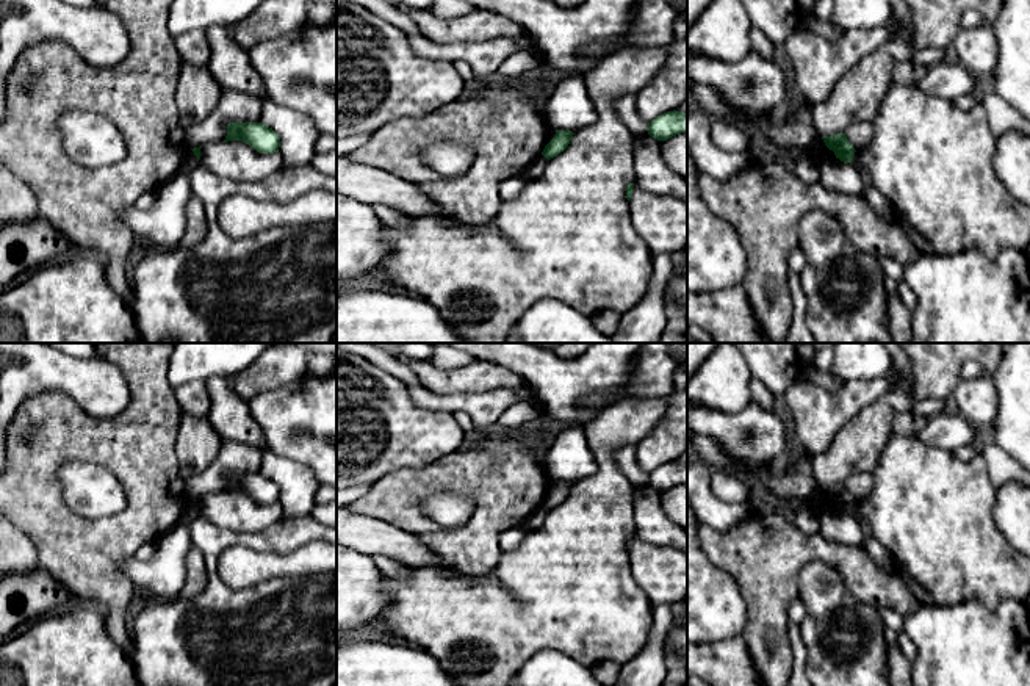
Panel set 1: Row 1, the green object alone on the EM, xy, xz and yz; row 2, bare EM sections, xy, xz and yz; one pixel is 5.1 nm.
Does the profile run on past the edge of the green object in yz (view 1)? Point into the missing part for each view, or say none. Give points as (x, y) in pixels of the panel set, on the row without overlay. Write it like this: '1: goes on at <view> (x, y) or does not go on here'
1: does not go on here

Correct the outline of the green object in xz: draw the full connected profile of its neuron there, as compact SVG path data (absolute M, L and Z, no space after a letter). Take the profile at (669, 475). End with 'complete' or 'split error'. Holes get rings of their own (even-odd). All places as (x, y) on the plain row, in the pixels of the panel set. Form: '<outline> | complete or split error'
M667 462L648 473L648 486L657 492L687 482L687 464Z | complete

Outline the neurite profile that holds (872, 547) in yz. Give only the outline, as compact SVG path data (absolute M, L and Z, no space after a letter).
M856 503L852 514L858 520L859 528L864 534L864 551L873 559L880 570L883 570L884 573L894 573L895 570L889 559L889 553L875 539L869 522L863 517L863 514L859 512L859 506Z

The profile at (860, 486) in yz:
M856 473L845 481L845 487L855 501L863 501L867 495L870 495L873 482L872 473Z

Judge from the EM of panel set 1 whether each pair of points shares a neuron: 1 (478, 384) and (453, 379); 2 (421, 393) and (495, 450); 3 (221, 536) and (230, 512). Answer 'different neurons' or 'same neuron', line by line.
1: same neuron
2: different neurons
3: different neurons

